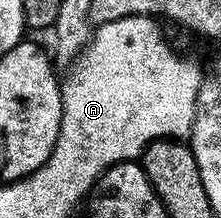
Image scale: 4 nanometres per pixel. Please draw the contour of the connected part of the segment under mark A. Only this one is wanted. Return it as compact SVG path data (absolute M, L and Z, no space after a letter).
M146 16L133 18L118 18L114 22L105 22L103 26L97 27L93 31L89 45L82 51L77 59L76 68L71 69L64 78L64 89L62 92L62 123L58 139L54 145L54 151L50 153L50 158L38 170L46 174L46 190L54 190L54 198L83 198L93 191L95 182L99 176L116 163L123 160L134 160L141 155L142 151L155 140L182 140L189 135L190 127L194 124L194 109L198 107L198 89L202 83L203 71L198 71L198 66L194 62L189 62L186 58L177 58L174 54L166 54L170 50L168 43L162 39L162 34L153 26L151 19Z

